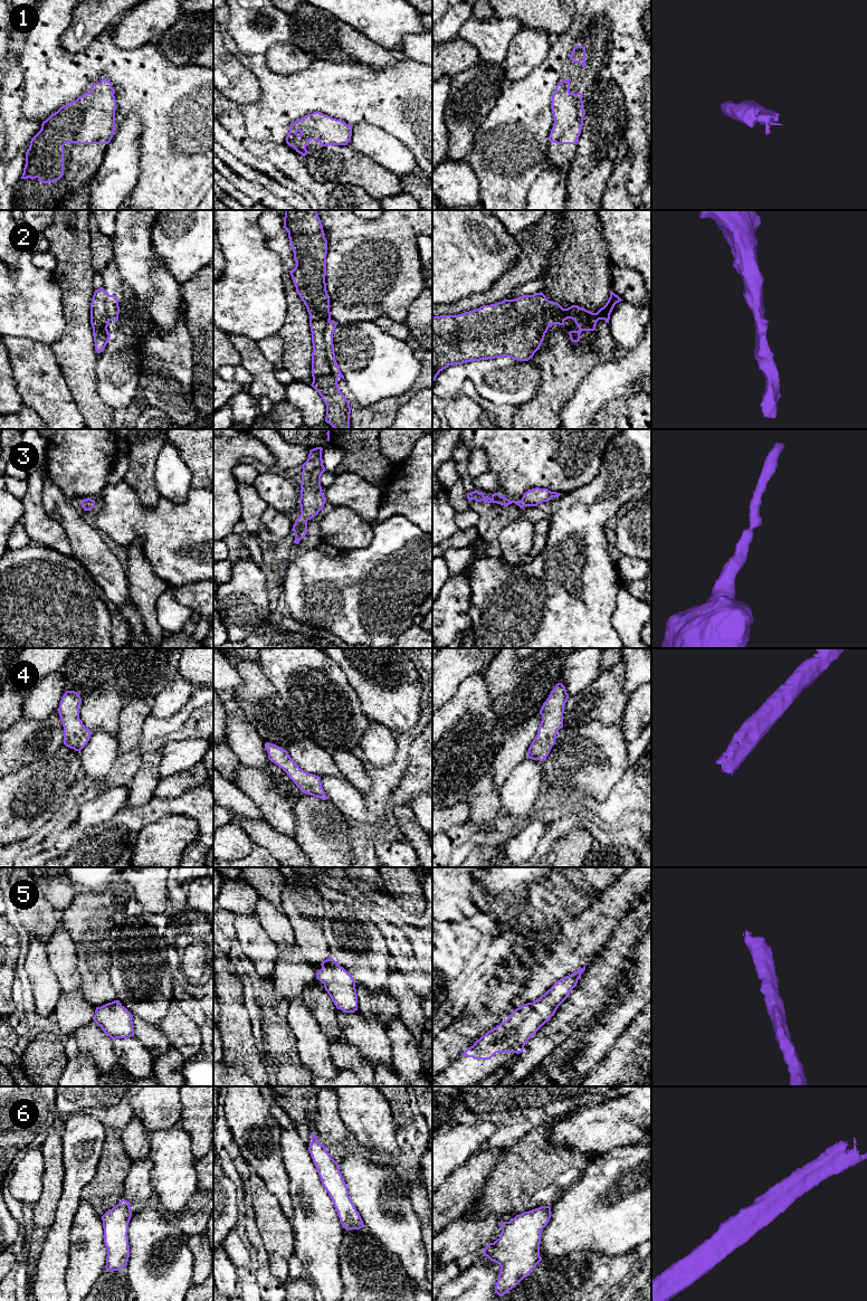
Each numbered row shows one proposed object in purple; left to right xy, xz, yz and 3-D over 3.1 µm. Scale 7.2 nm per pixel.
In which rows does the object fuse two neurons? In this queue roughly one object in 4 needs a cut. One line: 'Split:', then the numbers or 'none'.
Split: none

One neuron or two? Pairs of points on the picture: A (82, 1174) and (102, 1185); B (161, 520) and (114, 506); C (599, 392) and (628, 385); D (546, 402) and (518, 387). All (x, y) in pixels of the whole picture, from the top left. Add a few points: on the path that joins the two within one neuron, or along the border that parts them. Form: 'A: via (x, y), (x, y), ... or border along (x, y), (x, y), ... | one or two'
A: border along (102, 1154), (96, 1173), (84, 1187), (79, 1200) | two
B: via (150, 520), (127, 520), (125, 518) | one
C: via (606, 386), (621, 385) | one
D: border along (540, 369), (540, 386), (536, 393), (517, 407) | two

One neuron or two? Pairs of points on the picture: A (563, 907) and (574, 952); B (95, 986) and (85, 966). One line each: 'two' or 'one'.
A: two
B: one

